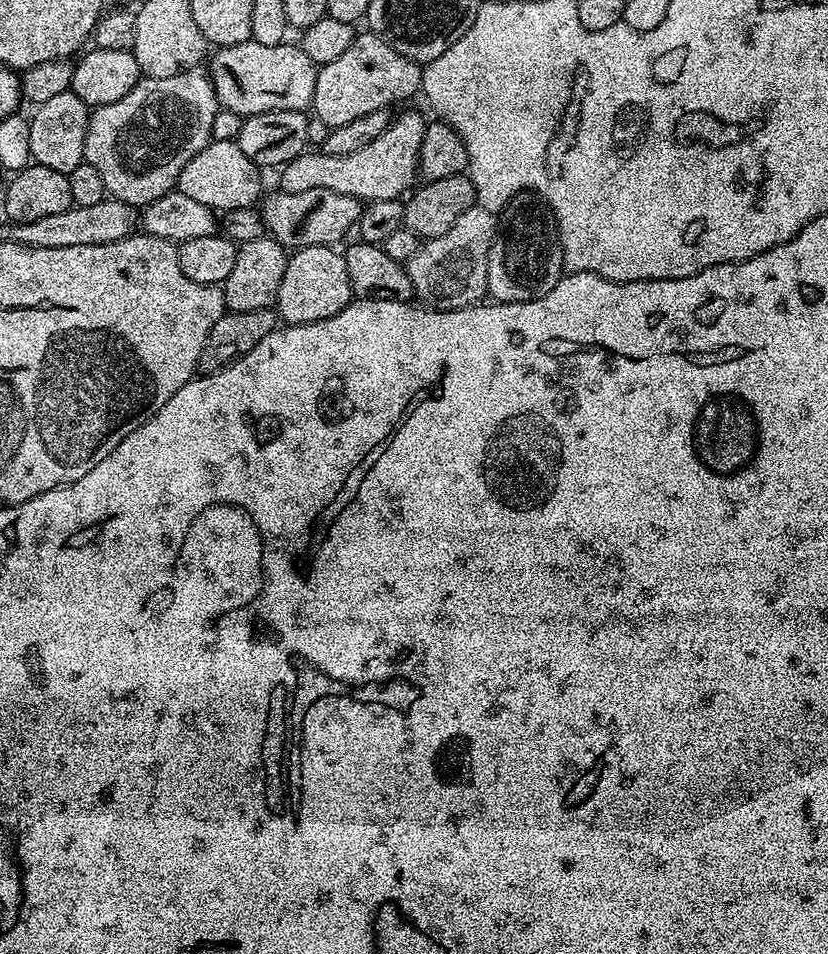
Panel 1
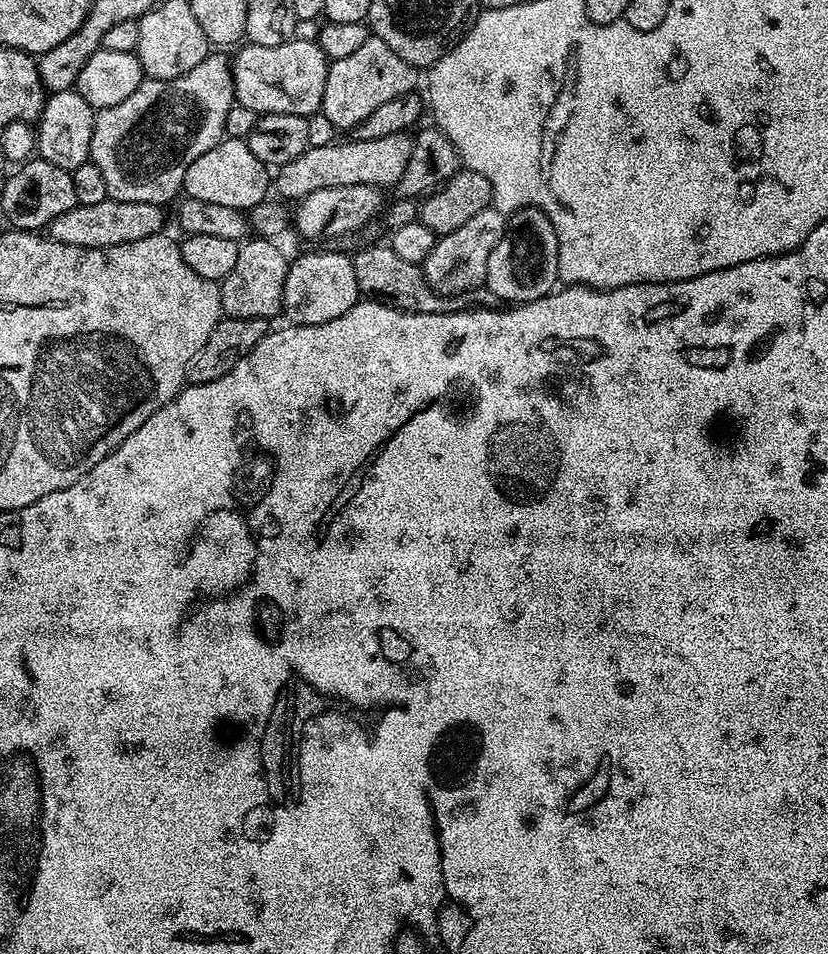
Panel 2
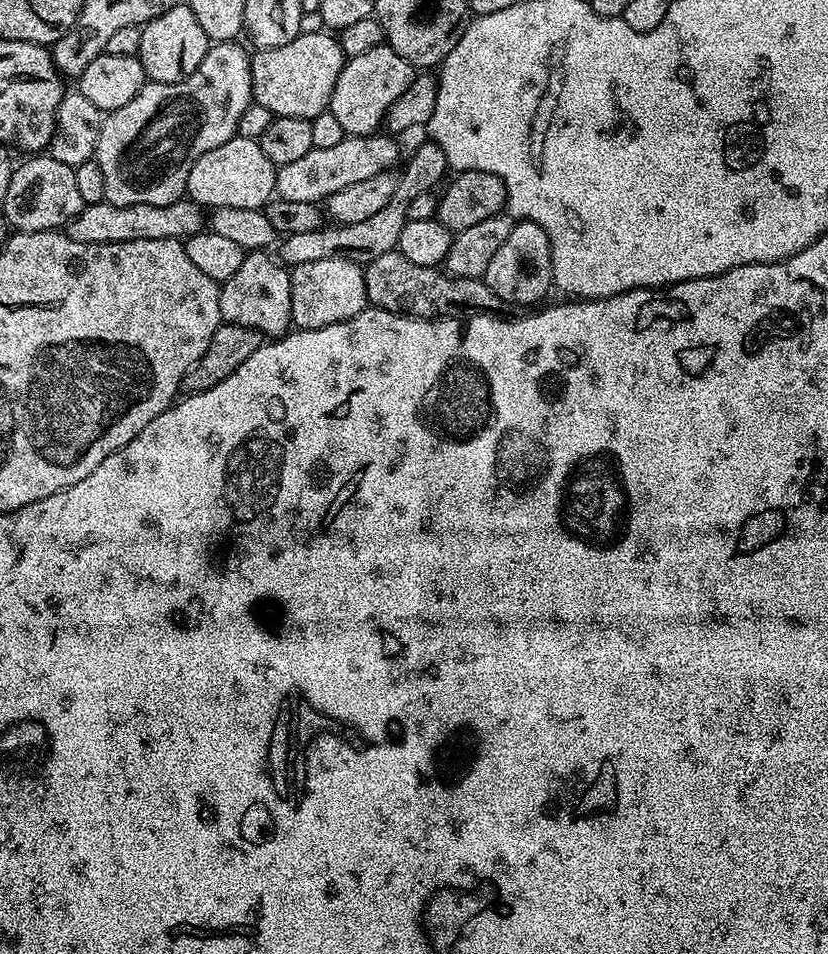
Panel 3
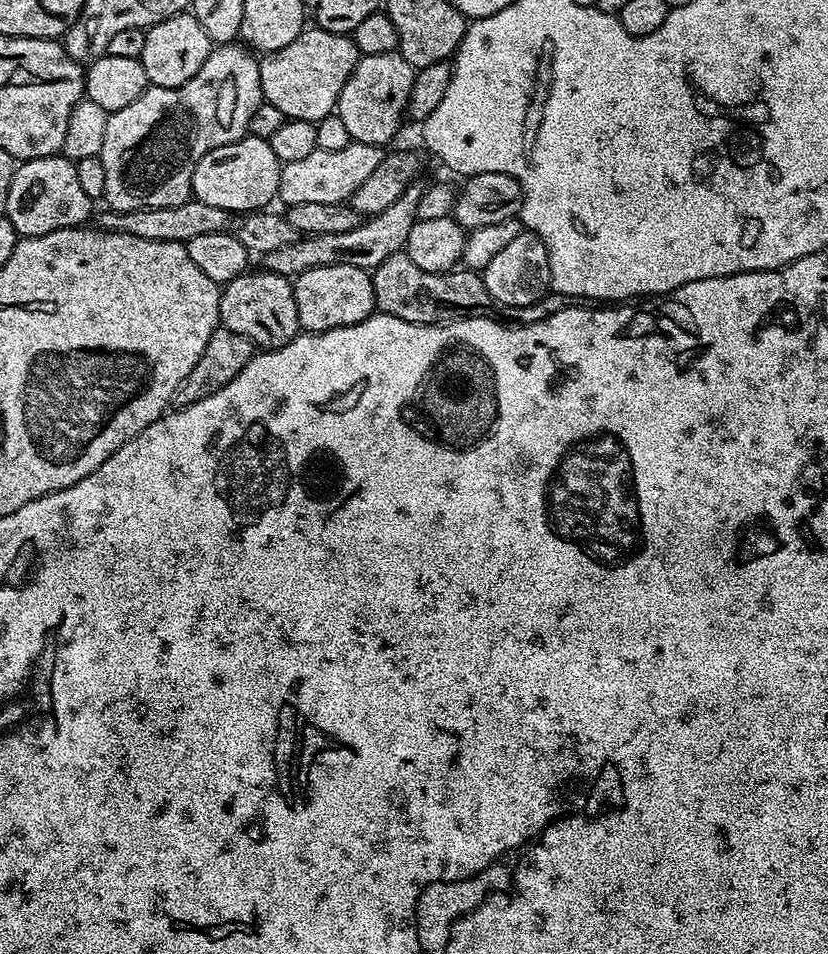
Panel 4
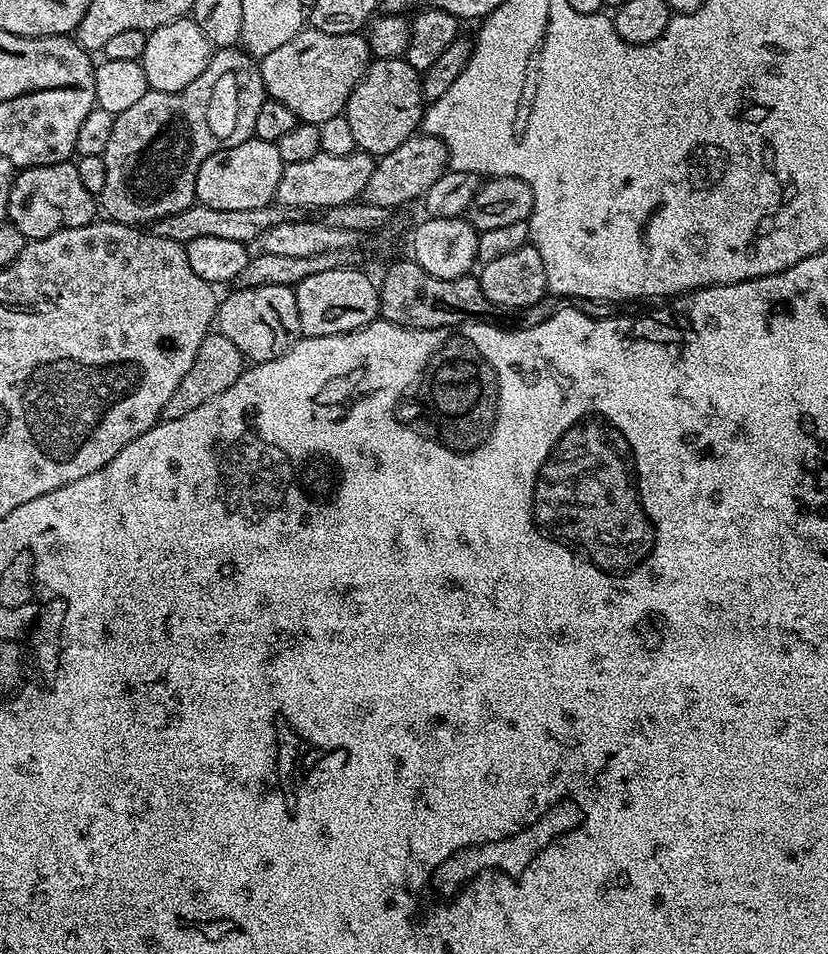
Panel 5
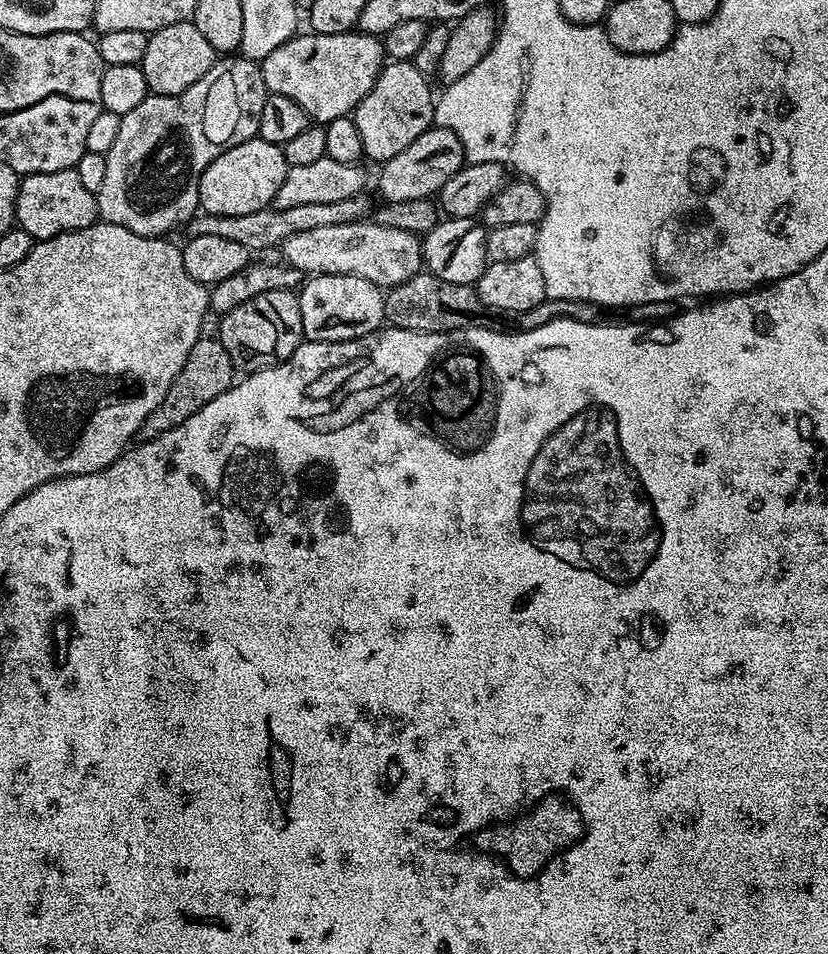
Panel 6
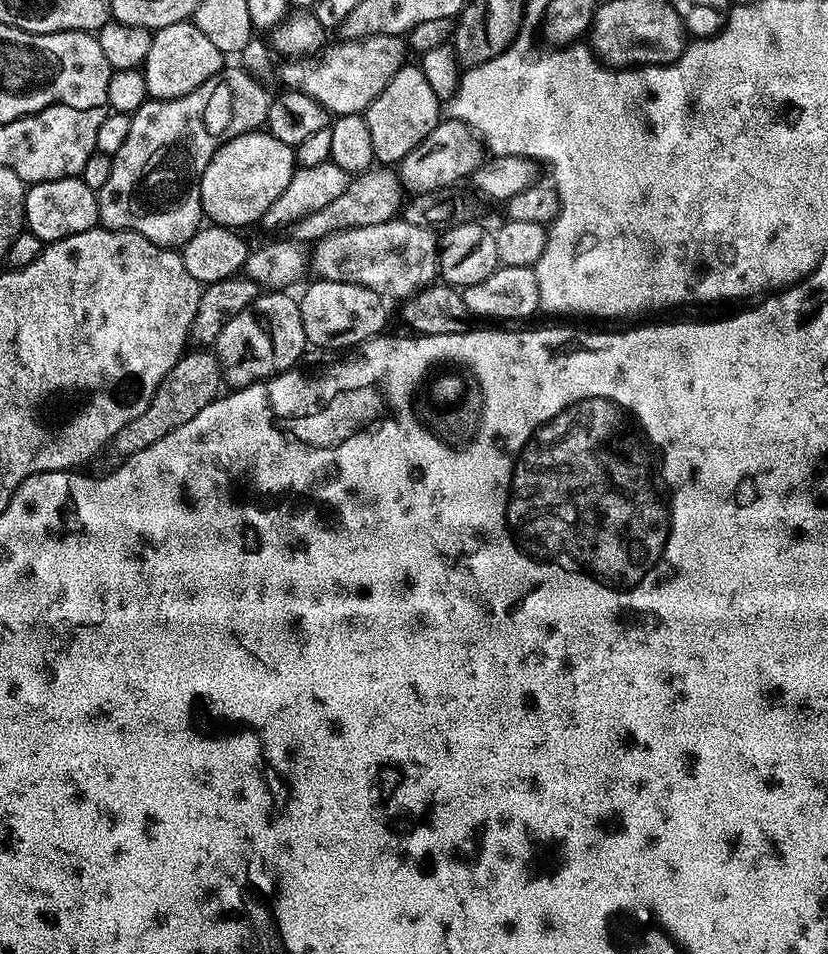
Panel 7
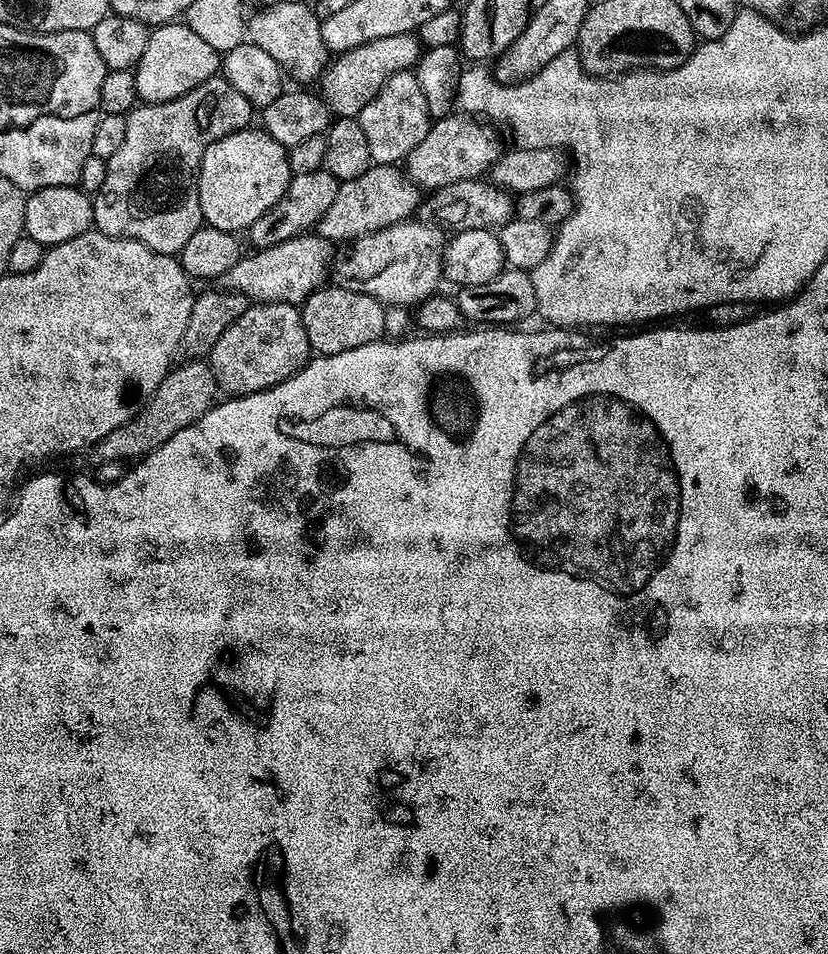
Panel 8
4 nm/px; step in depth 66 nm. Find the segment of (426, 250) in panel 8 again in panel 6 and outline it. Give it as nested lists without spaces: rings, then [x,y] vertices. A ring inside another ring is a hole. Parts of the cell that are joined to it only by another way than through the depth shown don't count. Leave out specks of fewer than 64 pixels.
[[[375,222],[335,224],[318,226],[315,230],[302,230],[302,234],[294,234],[284,240],[282,251],[283,263],[294,266],[302,274],[350,274],[366,278],[382,290],[406,282],[421,271],[424,263],[422,240],[417,233],[394,230]]]

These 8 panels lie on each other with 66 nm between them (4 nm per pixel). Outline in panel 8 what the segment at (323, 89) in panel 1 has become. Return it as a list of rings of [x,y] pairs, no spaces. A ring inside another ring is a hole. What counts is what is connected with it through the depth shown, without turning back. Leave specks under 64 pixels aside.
[[[412,70],[399,72],[389,78],[382,90],[378,90],[378,94],[360,112],[358,119],[363,133],[366,134],[372,164],[399,165],[407,161],[414,146],[418,146],[418,142],[422,142],[422,138],[430,134],[434,123],[426,94]]]

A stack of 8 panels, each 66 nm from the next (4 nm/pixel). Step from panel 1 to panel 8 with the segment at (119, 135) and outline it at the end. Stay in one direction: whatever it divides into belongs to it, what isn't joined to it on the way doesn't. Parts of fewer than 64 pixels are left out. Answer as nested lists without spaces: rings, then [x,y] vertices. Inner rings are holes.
[[[223,75],[211,76],[194,90],[161,104],[145,104],[127,113],[126,138],[122,146],[114,150],[108,159],[106,182],[102,190],[95,193],[92,209],[92,223],[95,231],[107,236],[125,236],[131,240],[150,246],[150,250],[167,256],[176,256],[194,238],[194,234],[204,224],[200,205],[200,167],[206,150],[215,142],[235,132],[243,132],[252,120],[253,101],[245,98],[234,84]]]

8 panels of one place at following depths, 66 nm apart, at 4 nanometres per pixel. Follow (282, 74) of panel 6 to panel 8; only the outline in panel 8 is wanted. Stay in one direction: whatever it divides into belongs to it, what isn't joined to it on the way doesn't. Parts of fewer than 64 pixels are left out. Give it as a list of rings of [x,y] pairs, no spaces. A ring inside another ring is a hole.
[[[403,32],[394,34],[390,38],[378,38],[374,42],[366,42],[357,48],[351,48],[348,52],[339,53],[324,70],[324,75],[318,81],[319,95],[331,108],[337,117],[359,117],[360,112],[382,90],[382,86],[394,74],[409,71],[422,55],[422,45],[413,33]]]

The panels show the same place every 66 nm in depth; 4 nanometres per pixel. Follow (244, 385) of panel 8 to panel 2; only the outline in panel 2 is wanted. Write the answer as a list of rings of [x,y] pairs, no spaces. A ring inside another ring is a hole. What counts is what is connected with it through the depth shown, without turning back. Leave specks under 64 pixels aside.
[[[248,238],[240,244],[238,259],[234,262],[234,267],[230,269],[230,274],[219,281],[220,297],[222,298],[222,313],[225,317],[234,318],[262,318],[271,321],[272,316],[280,316],[282,312],[282,290],[286,282],[288,273],[289,257],[284,257],[284,252],[279,248],[279,243],[268,238]]]

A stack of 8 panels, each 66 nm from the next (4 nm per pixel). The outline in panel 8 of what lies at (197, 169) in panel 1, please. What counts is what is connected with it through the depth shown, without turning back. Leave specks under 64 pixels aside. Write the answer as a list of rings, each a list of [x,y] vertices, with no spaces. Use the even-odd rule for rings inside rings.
[[[264,130],[235,132],[215,140],[206,150],[200,167],[200,205],[204,224],[209,228],[243,233],[270,206],[286,194],[294,175],[288,161],[289,149]]]

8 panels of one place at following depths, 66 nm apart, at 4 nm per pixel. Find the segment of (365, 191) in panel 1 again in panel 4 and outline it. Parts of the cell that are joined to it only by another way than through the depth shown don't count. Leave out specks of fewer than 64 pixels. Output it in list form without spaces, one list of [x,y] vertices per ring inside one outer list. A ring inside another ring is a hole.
[[[351,142],[343,146],[342,150],[322,150],[316,147],[314,154],[310,154],[307,158],[301,158],[299,162],[290,162],[281,167],[280,181],[276,191],[279,203],[282,202],[281,205],[287,206],[298,202],[334,202],[335,204],[343,204],[351,201],[354,190],[358,190],[358,186],[362,186],[362,182],[366,182],[368,175],[376,169],[378,162],[382,162],[385,154],[385,149],[378,144]]]

